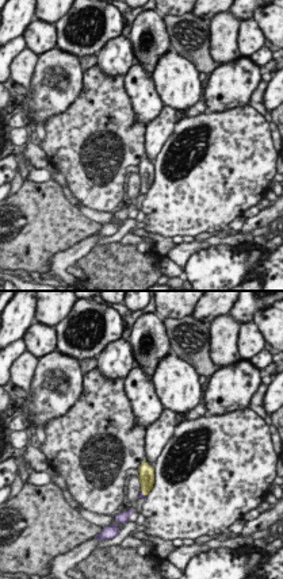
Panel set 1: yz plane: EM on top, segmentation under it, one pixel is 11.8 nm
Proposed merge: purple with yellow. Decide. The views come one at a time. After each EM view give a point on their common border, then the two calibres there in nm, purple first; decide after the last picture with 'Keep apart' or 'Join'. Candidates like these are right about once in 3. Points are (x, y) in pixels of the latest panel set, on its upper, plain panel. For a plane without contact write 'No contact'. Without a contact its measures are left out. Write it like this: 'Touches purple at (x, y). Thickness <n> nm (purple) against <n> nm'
Touches purple at (141, 190). Thickness 60 nm (purple) against 190 nm

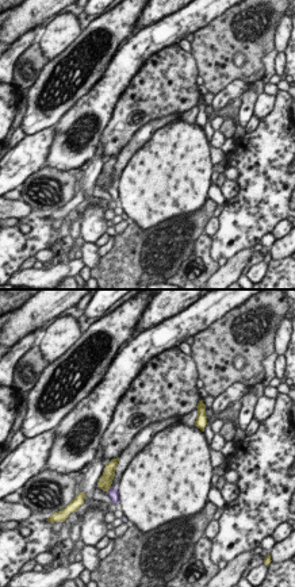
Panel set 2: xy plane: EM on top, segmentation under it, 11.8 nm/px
Touches purple at (108, 187). Thickness 130 nm (purple) against 160 nm

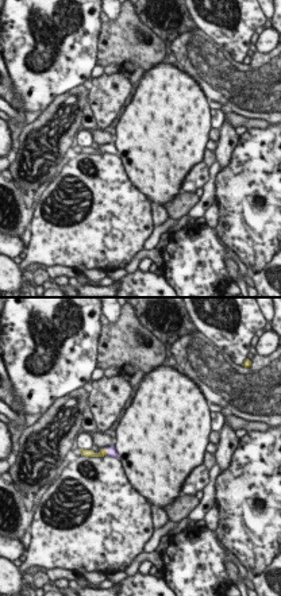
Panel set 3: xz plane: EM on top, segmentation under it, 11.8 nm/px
Touches purple at (107, 146). Thickness 100 nm (purple) against 100 nm

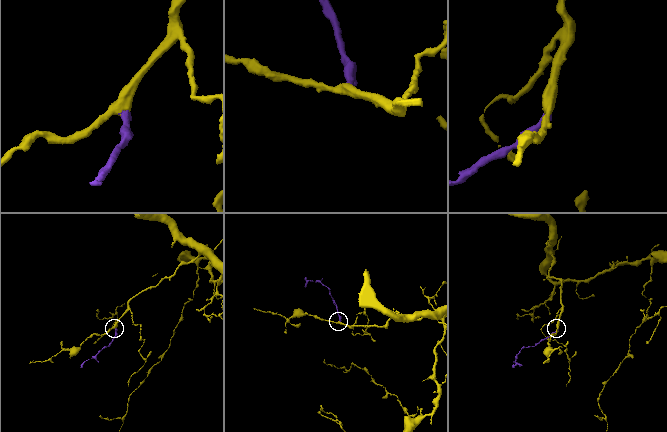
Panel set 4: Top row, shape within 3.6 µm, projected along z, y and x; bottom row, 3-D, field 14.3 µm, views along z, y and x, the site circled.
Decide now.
Join

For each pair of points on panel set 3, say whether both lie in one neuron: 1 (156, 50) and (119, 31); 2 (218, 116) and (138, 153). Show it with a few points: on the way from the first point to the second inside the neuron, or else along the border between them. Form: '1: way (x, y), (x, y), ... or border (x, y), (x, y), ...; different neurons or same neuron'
1: way (146, 49), (129, 41); same neuron
2: border (210, 110), (211, 127); different neurons

